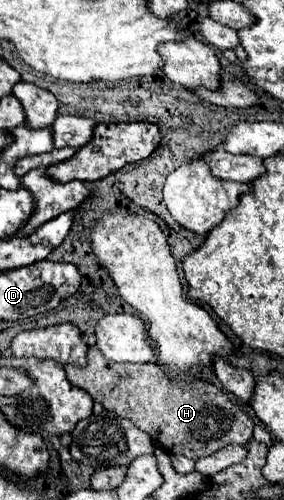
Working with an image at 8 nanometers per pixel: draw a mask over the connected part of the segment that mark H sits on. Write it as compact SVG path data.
M89 347L87 353L89 363L85 367L77 367L75 363L65 365L67 379L77 385L79 389L85 389L95 401L99 401L105 409L115 411L119 417L133 419L133 423L151 435L155 445L161 445L167 453L179 453L185 455L193 461L205 455L213 455L225 445L245 445L253 433L253 419L249 417L247 411L239 403L235 403L225 391L221 391L217 385L201 379L171 379L161 365L157 363L143 363L143 365L133 365L133 363L113 363L101 355L97 347Z

